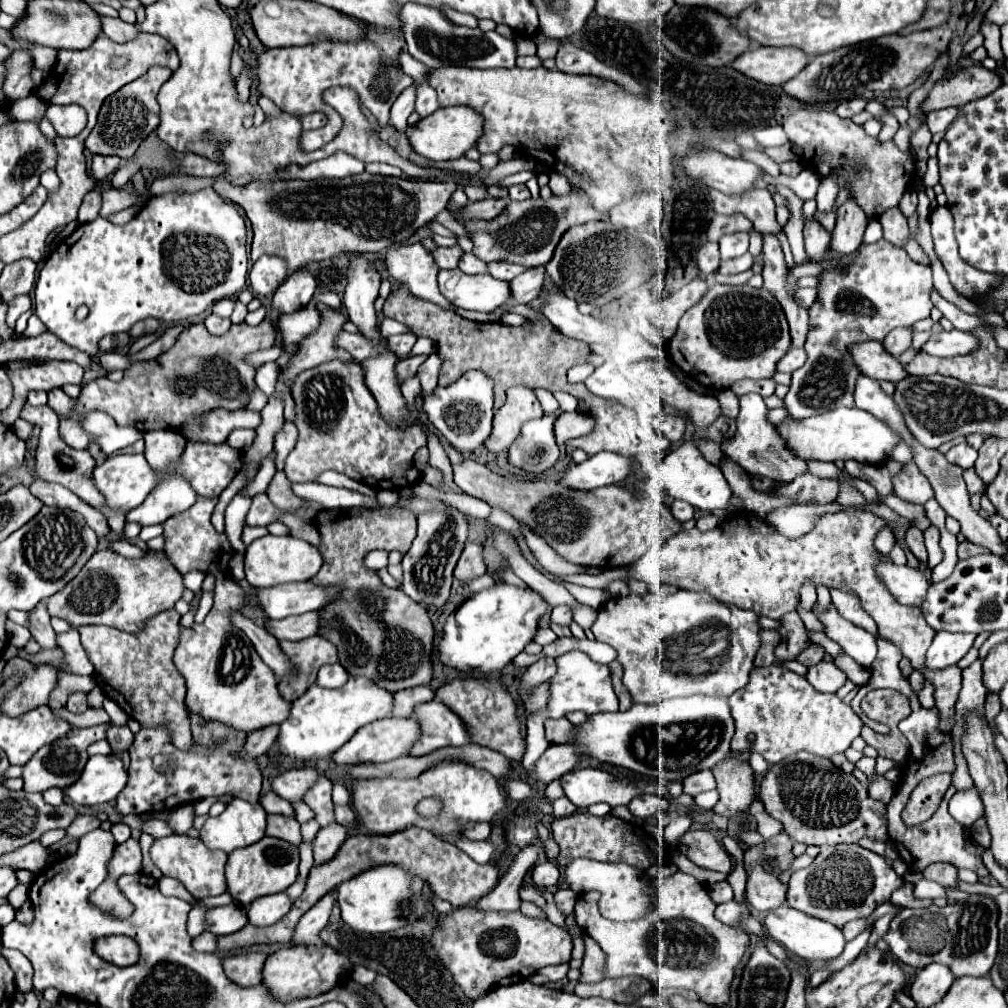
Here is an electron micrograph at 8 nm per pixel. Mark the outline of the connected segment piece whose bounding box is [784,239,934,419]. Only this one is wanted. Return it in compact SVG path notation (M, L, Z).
M878 241L872 245L862 243L856 251L856 257L850 265L842 269L822 271L818 275L818 297L814 305L808 309L810 313L810 331L806 339L806 363L792 373L792 385L784 399L788 413L794 419L804 419L810 415L818 415L824 411L832 411L836 407L854 407L854 381L860 375L854 359L850 357L850 345L858 345L862 341L884 341L884 337L896 327L910 327L920 319L930 317L930 309L934 307L930 301L932 291L932 271L926 265L920 265L908 257L902 247L896 247L888 241Z

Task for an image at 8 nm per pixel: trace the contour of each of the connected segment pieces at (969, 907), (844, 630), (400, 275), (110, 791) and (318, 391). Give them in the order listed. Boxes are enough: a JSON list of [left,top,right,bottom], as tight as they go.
[[886,895,998,977],[816,603,876,667],[384,243,452,309],[64,755,128,805],[284,361,426,489]]

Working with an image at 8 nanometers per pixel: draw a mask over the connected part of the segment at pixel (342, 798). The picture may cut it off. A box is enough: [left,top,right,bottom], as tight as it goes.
[332,783,350,805]

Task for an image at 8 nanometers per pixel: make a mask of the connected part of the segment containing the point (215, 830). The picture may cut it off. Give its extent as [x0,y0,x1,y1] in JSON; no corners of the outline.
[200,799,266,853]

